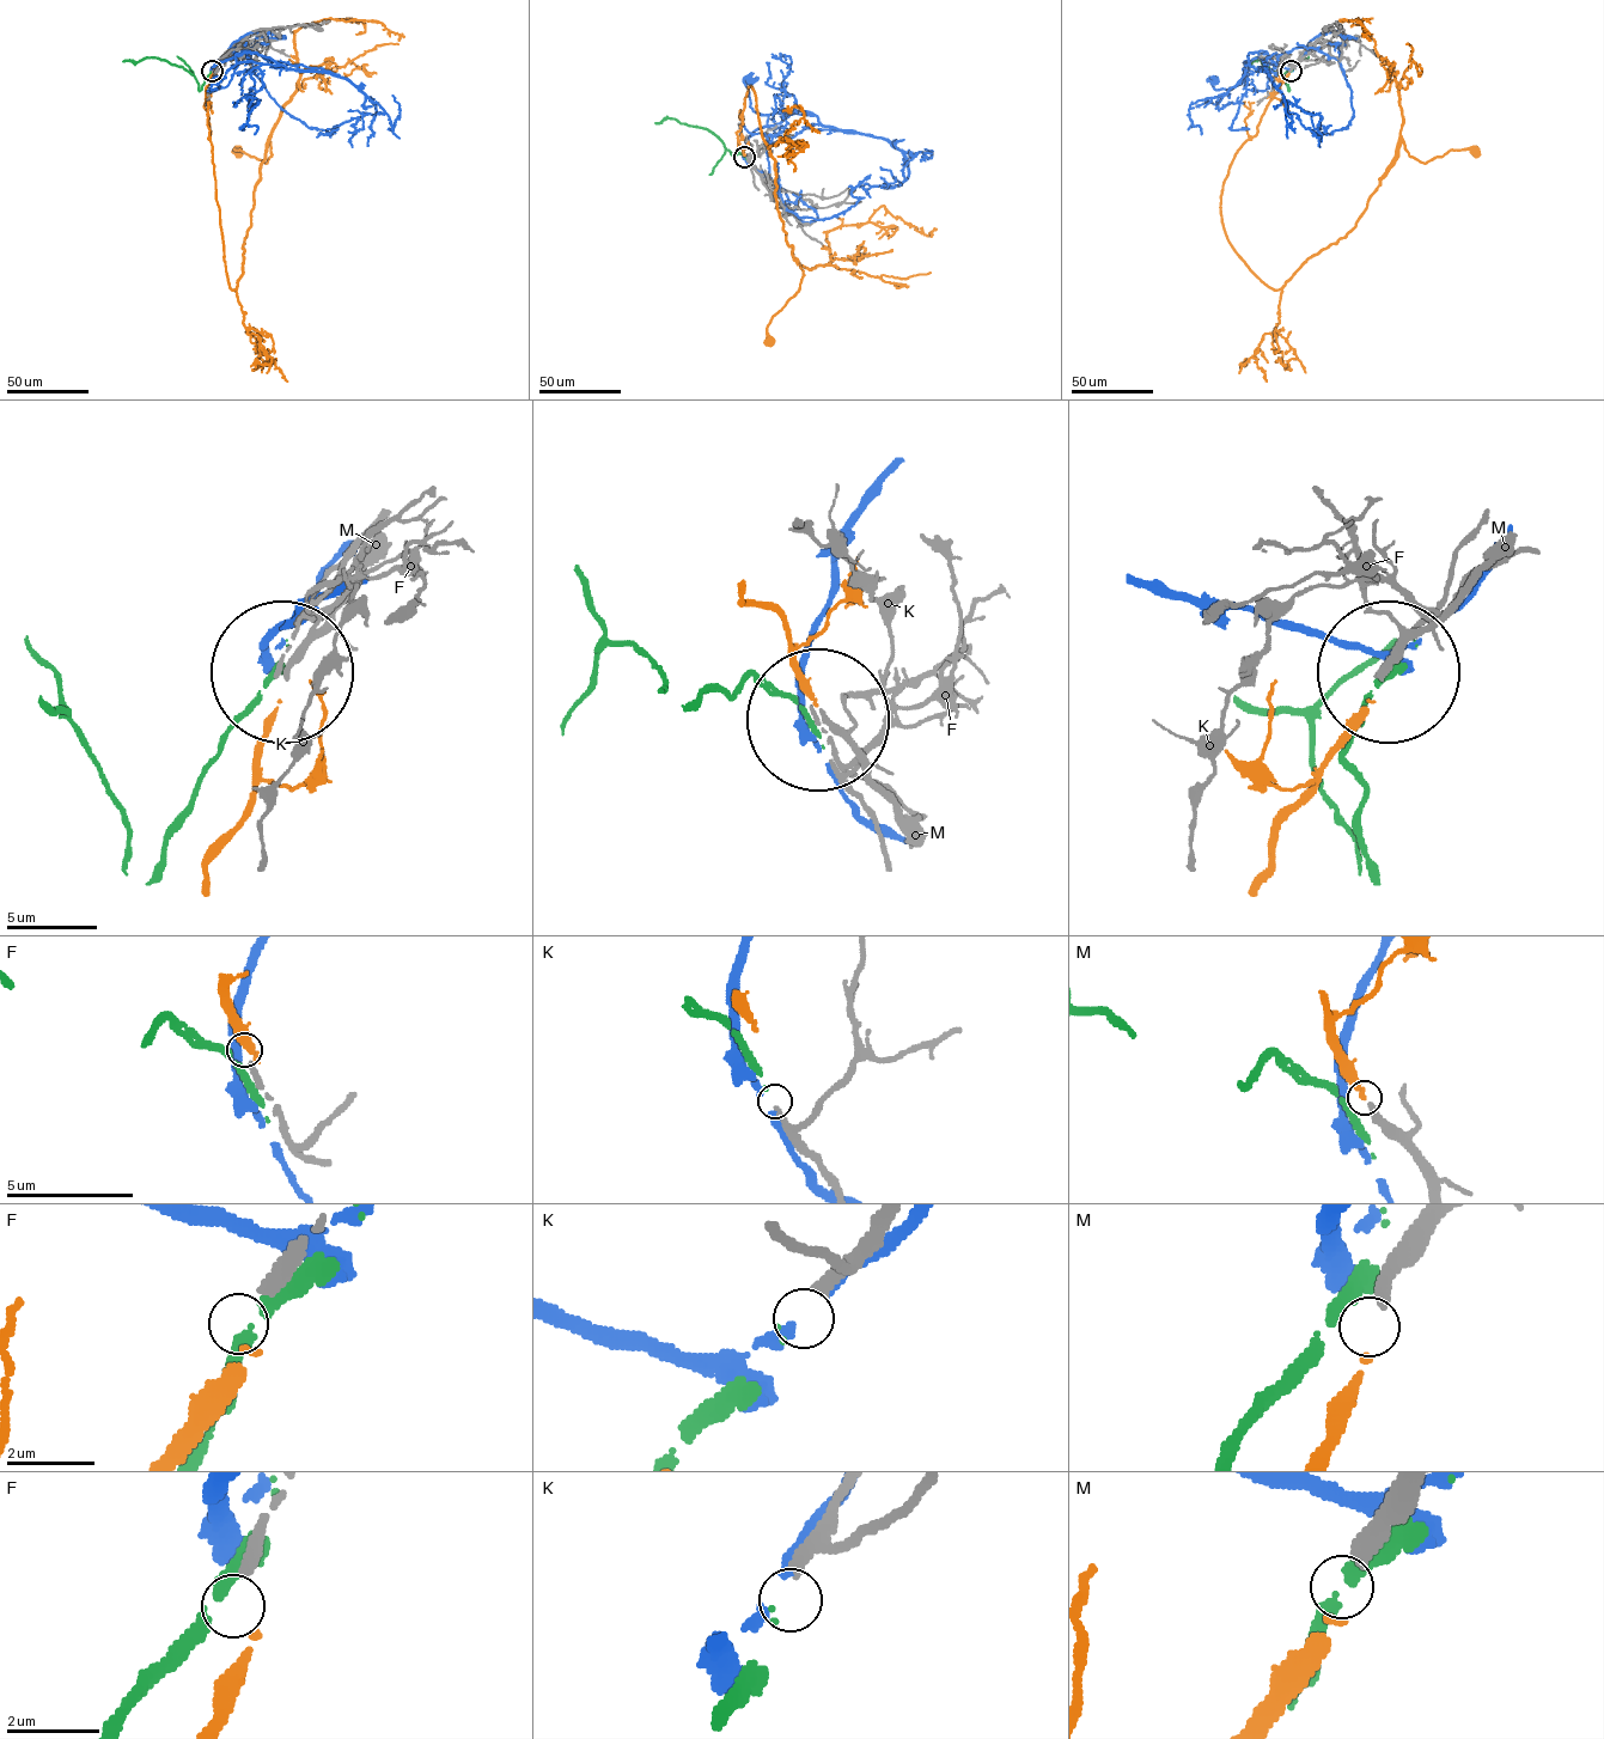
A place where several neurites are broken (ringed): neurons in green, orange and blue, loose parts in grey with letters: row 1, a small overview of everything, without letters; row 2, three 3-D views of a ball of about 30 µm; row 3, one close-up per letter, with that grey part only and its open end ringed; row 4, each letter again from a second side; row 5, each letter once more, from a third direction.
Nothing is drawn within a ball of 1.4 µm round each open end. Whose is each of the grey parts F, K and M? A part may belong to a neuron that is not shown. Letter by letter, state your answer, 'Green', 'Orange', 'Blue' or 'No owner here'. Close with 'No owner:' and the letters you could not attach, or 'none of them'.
F: No owner here
K: Green
M: Orange
No owner: F

